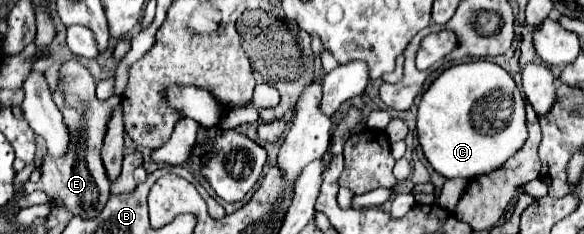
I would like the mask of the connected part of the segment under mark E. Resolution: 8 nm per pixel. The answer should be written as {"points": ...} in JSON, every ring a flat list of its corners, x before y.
{"points":[[67,61,61,67,61,79,59,79,59,87,53,93,53,101,59,107,59,111,63,113,65,123,69,125,69,131,73,133,71,137,71,145,65,157,61,159,53,159,49,153,45,155,45,163,41,167,43,177,33,183,28,180,22,186,22,194,28,196,36,190,45,191,47,197,55,203,55,205,63,205,65,211,69,211,75,217,95,217,97,213,101,213,101,209,105,207,109,195,111,195,111,181,105,173,103,161,101,161,101,145,103,145,103,137,105,137,105,129,107,129,107,121,111,117,111,111,119,105,119,97,113,95,107,101,99,101,95,97,95,79,93,75,77,61]]}

